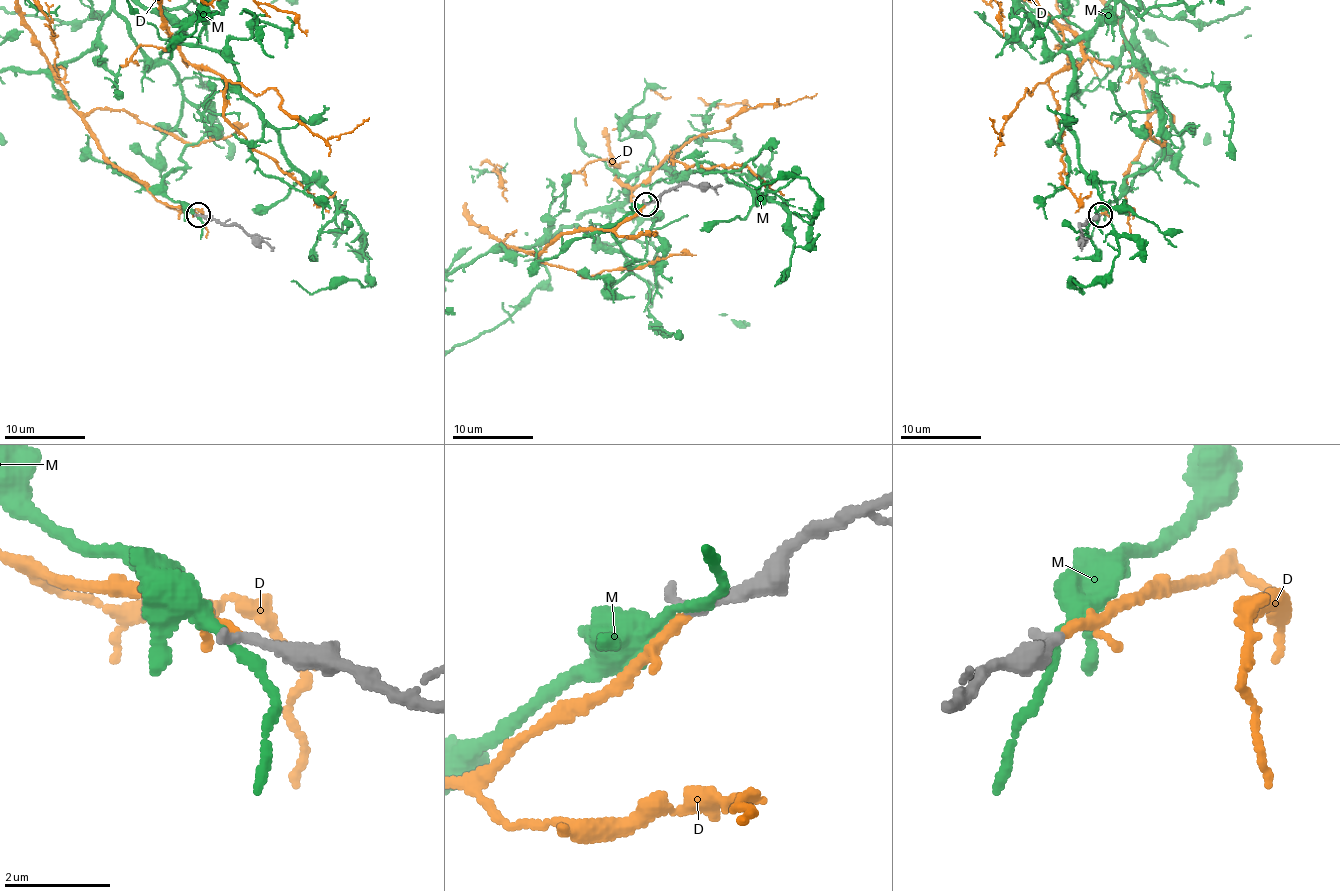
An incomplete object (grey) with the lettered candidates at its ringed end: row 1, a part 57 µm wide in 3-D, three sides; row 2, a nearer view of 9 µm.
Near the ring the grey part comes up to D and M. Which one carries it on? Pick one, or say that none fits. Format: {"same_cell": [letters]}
{"same_cell": ["D"]}

